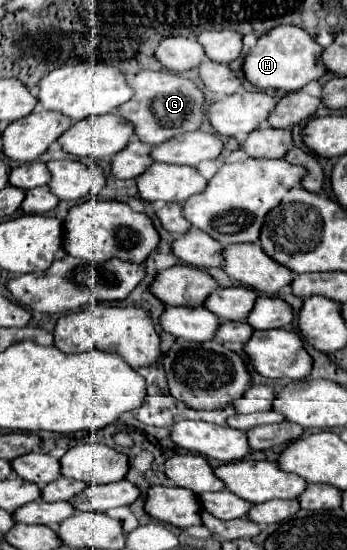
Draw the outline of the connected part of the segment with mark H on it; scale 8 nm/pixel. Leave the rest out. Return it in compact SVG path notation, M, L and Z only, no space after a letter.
M277 26L261 36L255 48L251 48L251 52L245 56L243 76L259 90L295 92L301 90L307 82L319 80L325 74L321 52L323 48L305 30L297 26Z

